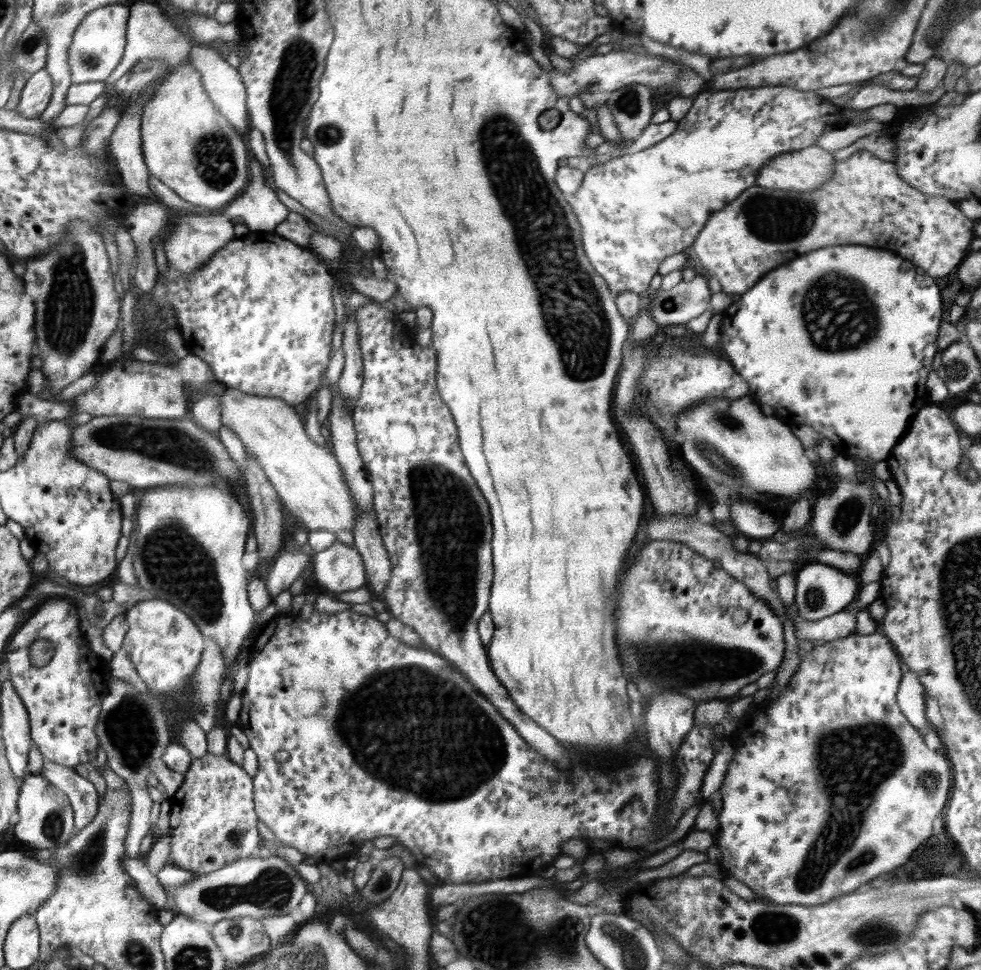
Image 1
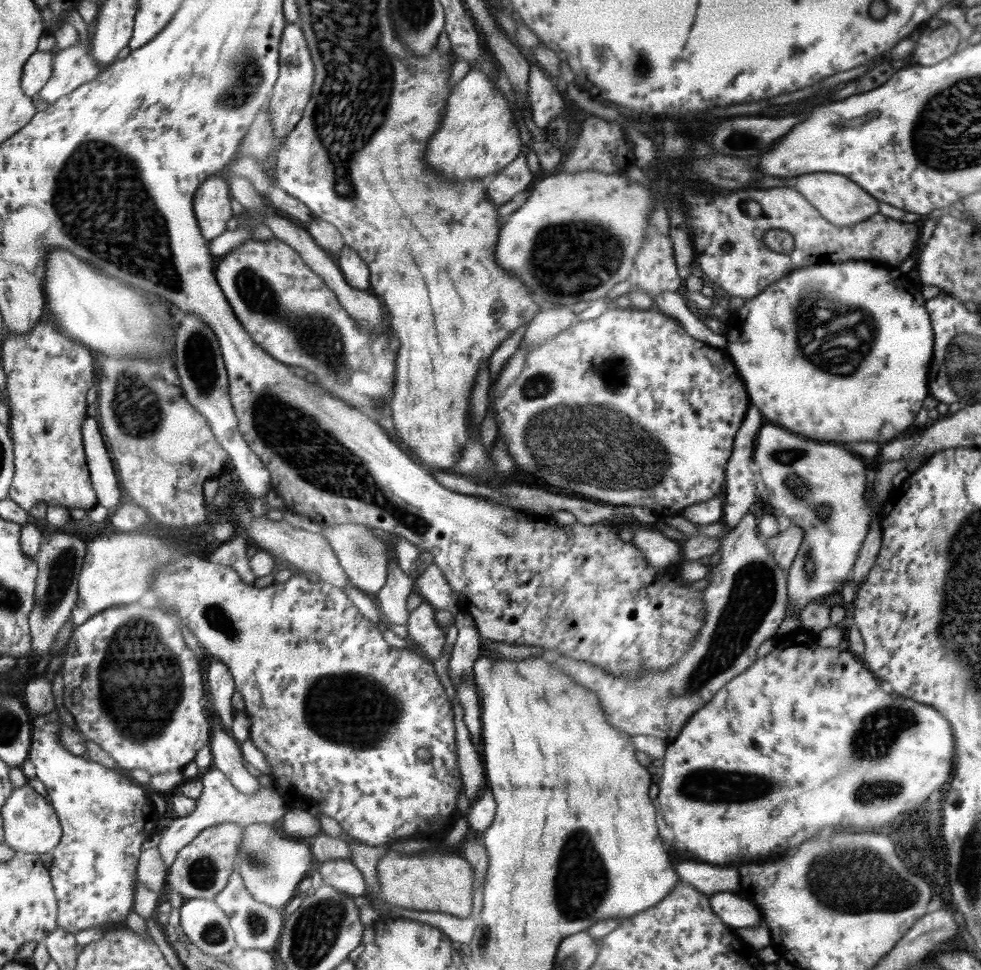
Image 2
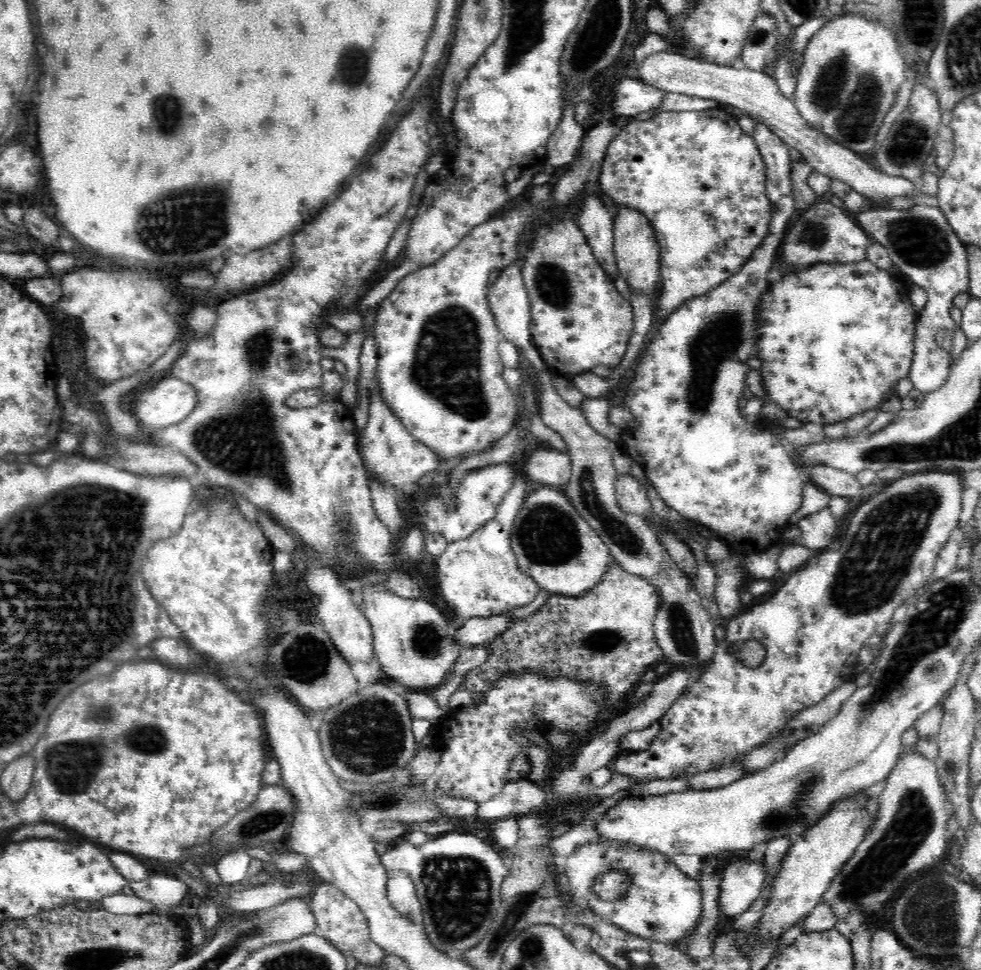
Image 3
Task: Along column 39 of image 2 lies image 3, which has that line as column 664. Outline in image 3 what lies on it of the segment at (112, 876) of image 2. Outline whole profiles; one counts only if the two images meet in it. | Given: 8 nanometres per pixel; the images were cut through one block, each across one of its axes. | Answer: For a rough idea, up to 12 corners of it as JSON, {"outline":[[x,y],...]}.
{"outline":[[904,474],[730,619],[634,783],[729,766],[853,681],[962,481]]}

